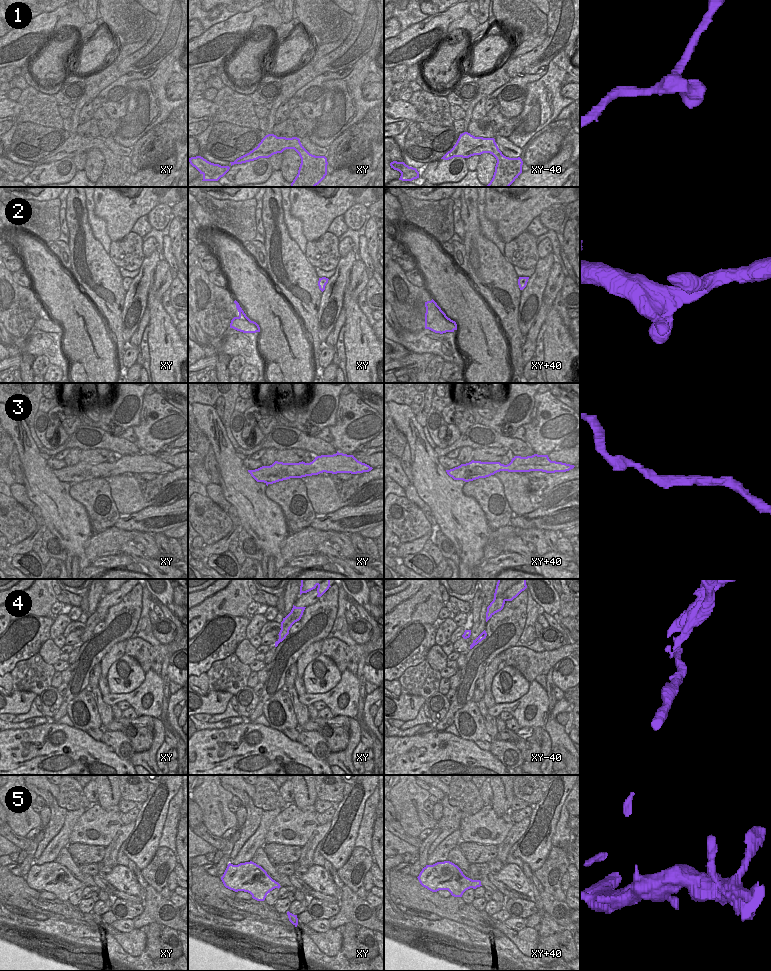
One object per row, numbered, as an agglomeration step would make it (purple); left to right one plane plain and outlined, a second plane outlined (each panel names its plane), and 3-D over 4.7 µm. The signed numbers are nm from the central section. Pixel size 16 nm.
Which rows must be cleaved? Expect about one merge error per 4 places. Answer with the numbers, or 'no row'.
4.

